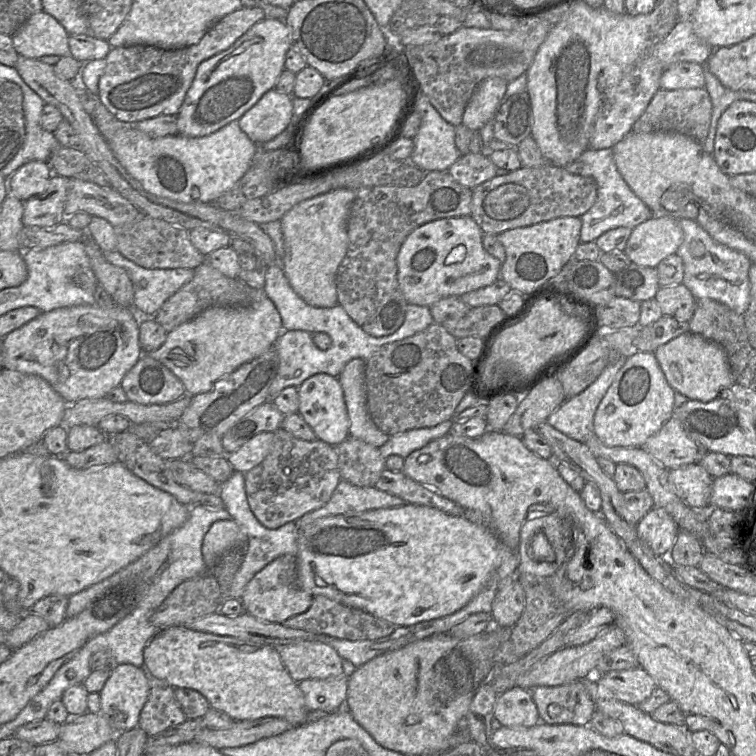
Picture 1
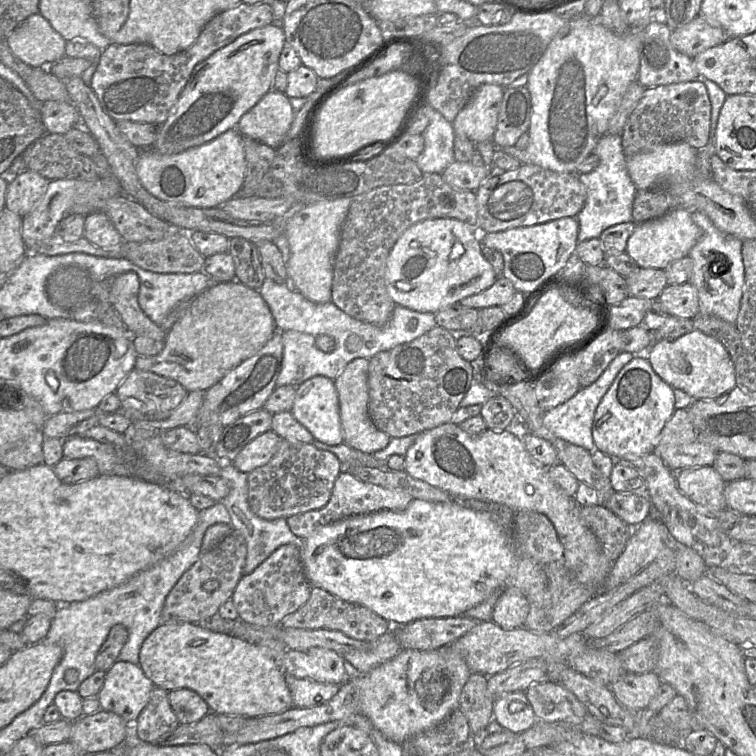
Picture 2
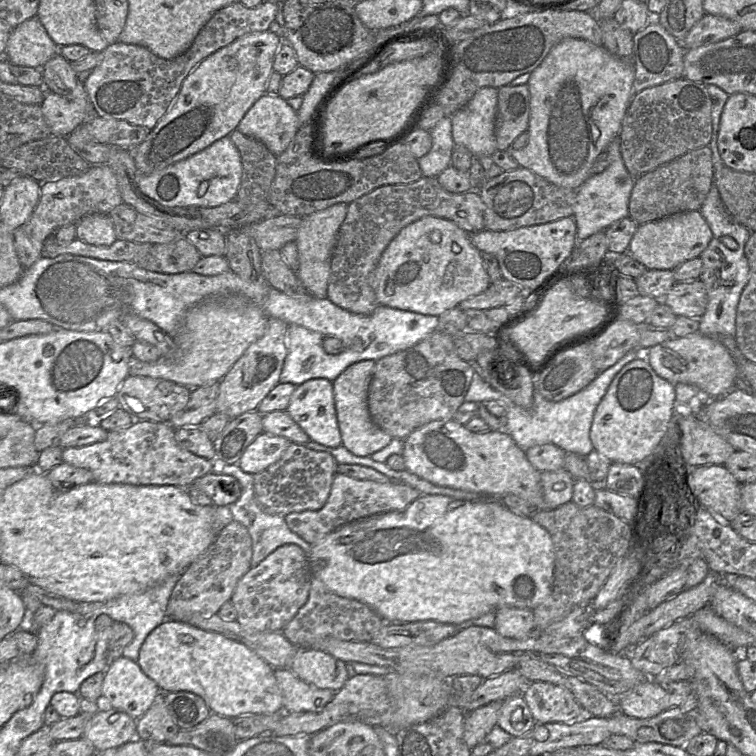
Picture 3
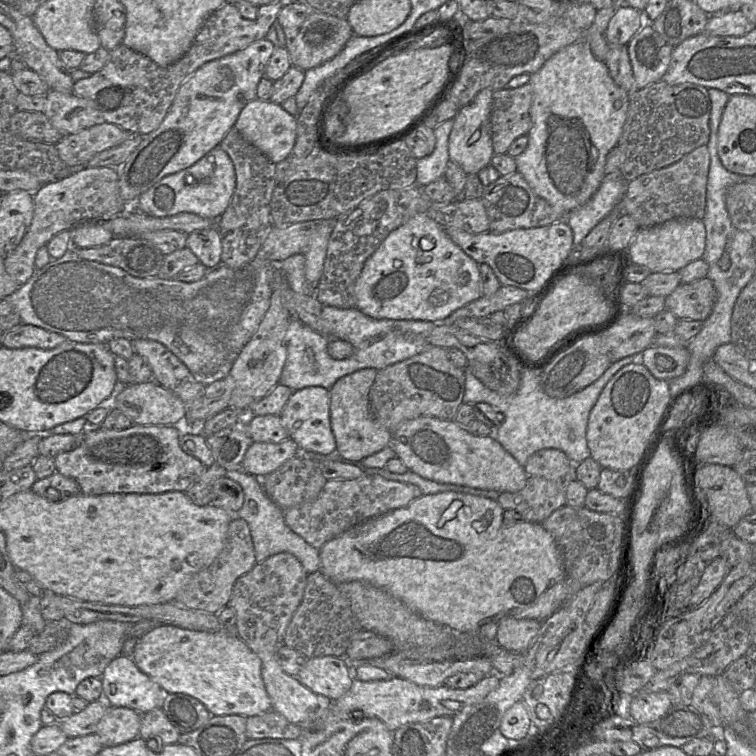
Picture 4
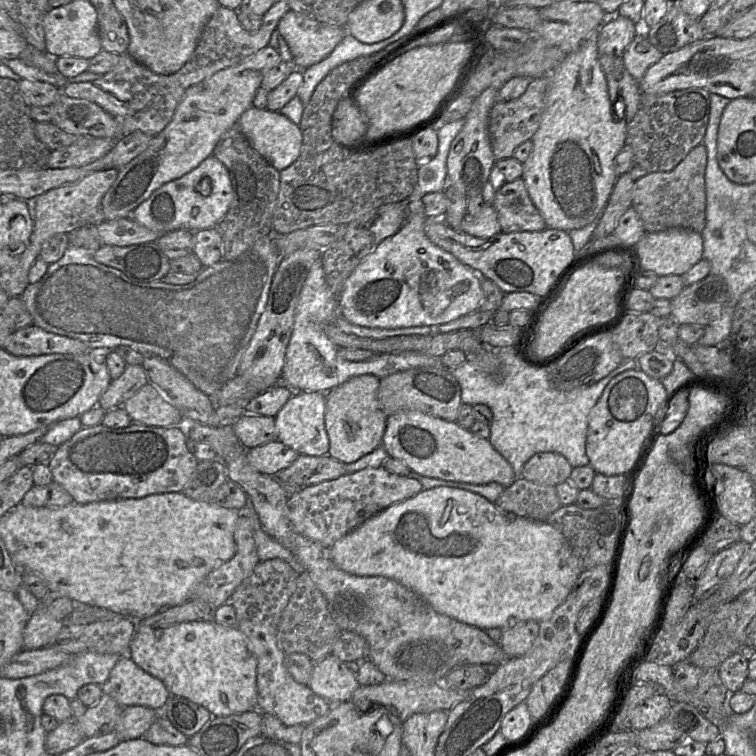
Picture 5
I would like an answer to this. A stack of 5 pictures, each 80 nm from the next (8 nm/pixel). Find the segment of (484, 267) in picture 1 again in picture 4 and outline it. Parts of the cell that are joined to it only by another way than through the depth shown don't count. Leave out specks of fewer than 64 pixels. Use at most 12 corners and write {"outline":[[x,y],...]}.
{"outline":[[424,213],[355,283],[374,319],[440,322],[483,296],[479,264]]}

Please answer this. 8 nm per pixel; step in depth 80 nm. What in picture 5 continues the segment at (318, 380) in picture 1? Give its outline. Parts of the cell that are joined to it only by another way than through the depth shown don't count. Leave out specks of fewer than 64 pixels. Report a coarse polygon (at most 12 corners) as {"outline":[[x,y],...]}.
{"outline":[[294,392],[275,418],[297,453],[329,452],[327,392]]}

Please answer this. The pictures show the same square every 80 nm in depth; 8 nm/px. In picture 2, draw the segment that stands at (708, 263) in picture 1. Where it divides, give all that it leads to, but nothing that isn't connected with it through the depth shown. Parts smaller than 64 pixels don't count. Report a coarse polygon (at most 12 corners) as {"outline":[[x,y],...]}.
{"outline":[[701,211],[688,256],[700,314],[735,324],[744,291],[743,240]]}

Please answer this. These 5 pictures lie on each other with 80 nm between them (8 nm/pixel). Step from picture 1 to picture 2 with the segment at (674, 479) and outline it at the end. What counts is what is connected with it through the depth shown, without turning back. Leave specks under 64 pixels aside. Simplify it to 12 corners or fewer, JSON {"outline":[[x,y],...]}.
{"outline":[[712,466],[675,472],[679,490],[704,510],[727,508]]}

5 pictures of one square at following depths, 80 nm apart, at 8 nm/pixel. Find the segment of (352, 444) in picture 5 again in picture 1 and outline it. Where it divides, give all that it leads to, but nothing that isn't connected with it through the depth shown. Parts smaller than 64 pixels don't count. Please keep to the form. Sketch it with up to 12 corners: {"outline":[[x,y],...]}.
{"outline":[[352,359],[337,378],[349,436],[380,448],[390,436],[368,412],[366,360]]}

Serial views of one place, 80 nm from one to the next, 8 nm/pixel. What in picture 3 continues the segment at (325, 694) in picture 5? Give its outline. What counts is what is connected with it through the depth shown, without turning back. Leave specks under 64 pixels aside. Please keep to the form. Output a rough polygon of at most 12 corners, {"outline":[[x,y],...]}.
{"outline":[[298,649],[288,669],[335,692],[349,679],[345,662]]}

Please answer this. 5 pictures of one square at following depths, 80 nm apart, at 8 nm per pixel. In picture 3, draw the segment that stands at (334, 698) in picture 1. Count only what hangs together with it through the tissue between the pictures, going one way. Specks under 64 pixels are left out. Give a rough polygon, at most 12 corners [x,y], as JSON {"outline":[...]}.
{"outline":[[288,668],[274,675],[283,711],[320,712],[336,694]]}

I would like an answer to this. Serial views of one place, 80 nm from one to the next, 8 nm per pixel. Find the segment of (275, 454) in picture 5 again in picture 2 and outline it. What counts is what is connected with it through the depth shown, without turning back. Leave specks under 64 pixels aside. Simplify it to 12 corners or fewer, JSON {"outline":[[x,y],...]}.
{"outline":[[266,431],[231,462],[249,473],[267,464],[282,438]]}

